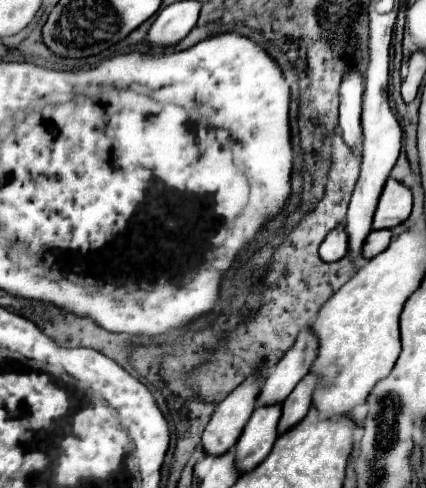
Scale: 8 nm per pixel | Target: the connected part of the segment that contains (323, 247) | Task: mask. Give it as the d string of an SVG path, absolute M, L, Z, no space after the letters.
M344 226L334 228L326 240L320 244L320 258L324 262L338 262L346 256L348 240L344 240Z

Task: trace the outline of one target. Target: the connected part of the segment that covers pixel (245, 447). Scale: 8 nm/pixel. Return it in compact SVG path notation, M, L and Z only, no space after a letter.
M282 404L258 406L248 424L244 426L242 436L236 442L236 464L240 472L250 472L256 468L272 450L278 438L278 420L282 416Z

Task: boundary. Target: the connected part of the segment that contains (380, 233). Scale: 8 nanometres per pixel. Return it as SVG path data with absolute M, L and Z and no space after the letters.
M374 230L374 232L370 232L368 238L366 238L366 242L364 242L362 256L366 260L378 256L380 252L384 252L388 248L390 240L392 240L392 232L390 230Z

